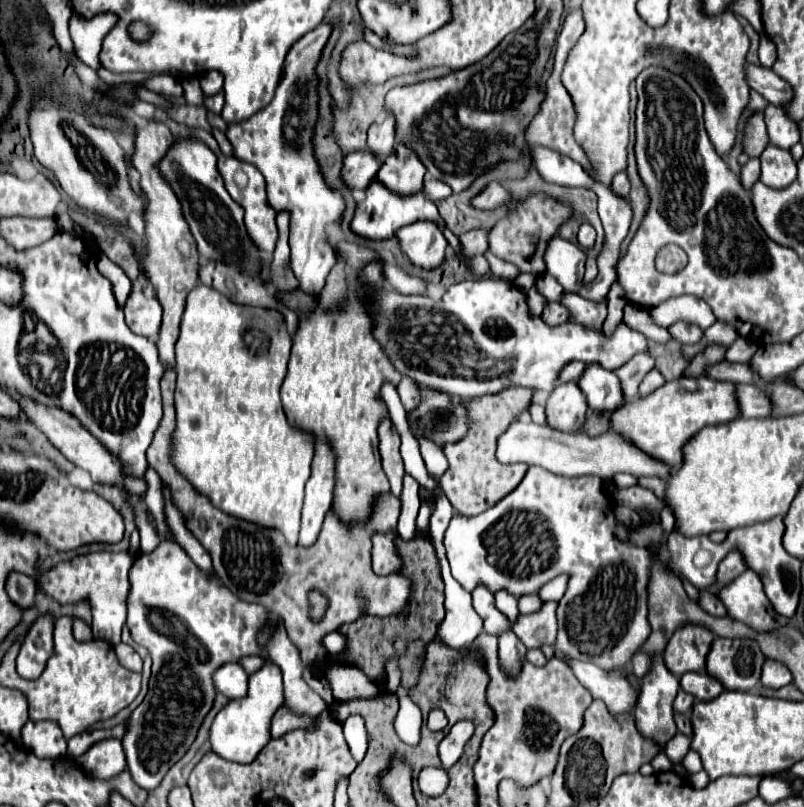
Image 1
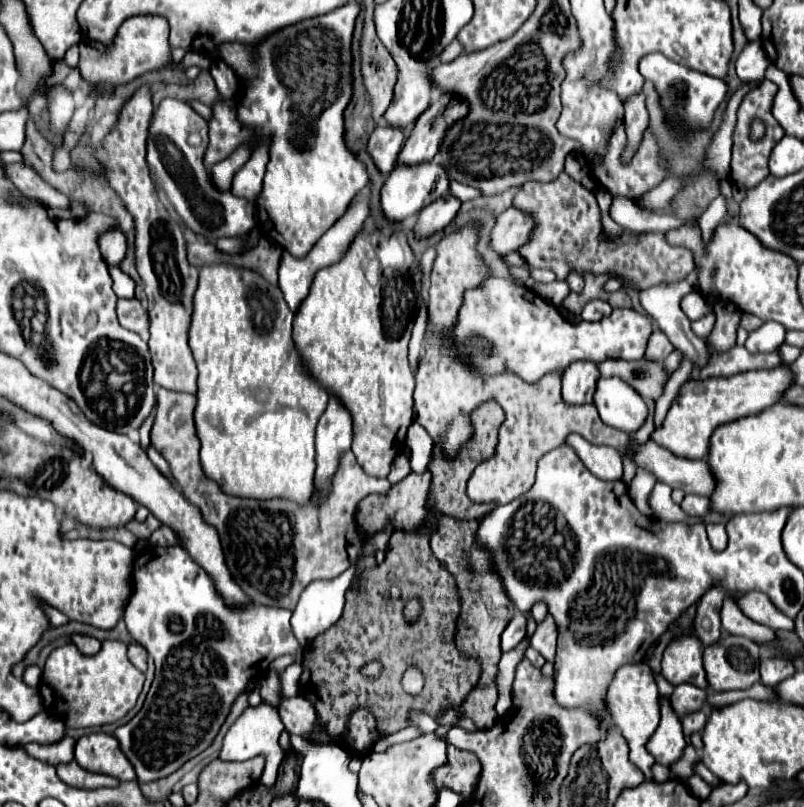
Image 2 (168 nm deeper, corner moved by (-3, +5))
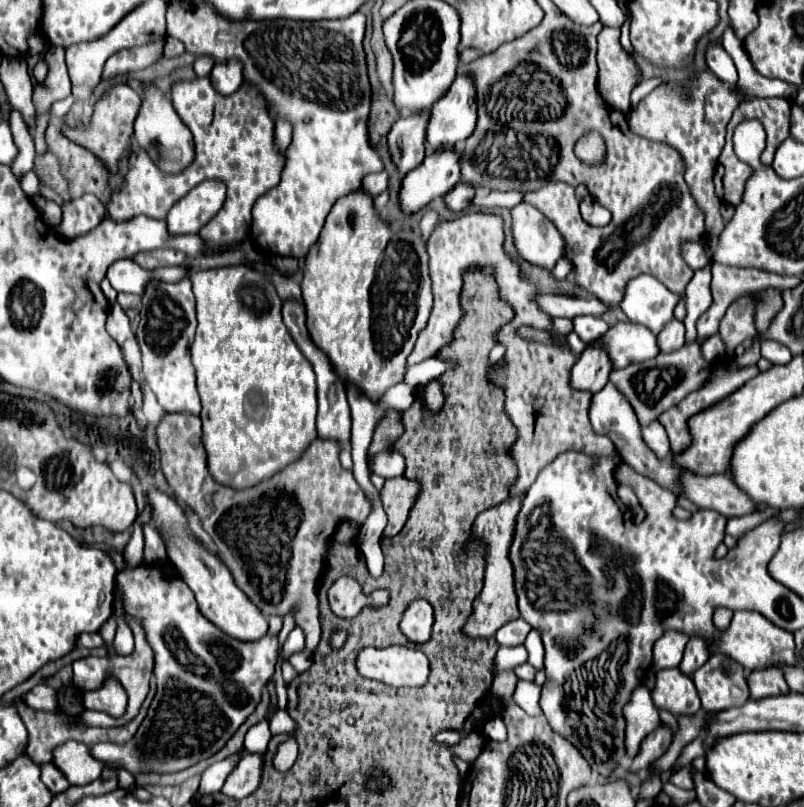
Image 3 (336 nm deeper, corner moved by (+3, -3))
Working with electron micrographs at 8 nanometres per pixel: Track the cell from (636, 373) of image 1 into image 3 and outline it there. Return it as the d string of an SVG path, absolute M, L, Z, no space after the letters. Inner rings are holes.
M672 321L664 331L658 335L658 349L660 353L672 353L678 351L684 345L684 323L682 321Z

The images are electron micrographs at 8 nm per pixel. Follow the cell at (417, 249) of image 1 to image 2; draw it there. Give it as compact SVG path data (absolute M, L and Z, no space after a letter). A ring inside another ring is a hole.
M448 193L442 199L436 199L428 207L424 207L420 211L420 217L418 217L418 223L416 223L416 229L414 229L416 237L418 239L428 237L434 231L446 227L456 217L460 205L462 205L460 199L456 199L452 193Z

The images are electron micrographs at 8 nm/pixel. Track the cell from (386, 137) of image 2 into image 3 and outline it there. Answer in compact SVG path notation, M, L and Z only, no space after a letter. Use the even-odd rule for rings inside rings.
M422 113L400 117L388 133L388 151L396 157L396 167L400 175L422 163L426 155L426 117Z

